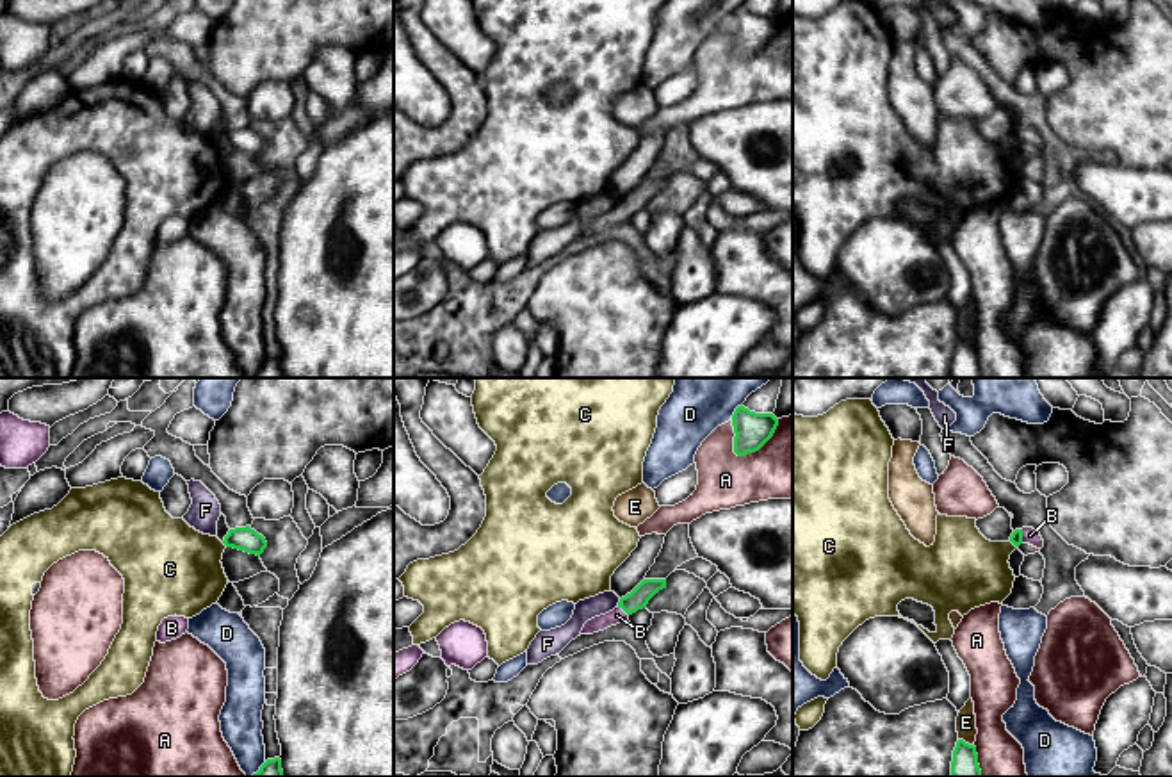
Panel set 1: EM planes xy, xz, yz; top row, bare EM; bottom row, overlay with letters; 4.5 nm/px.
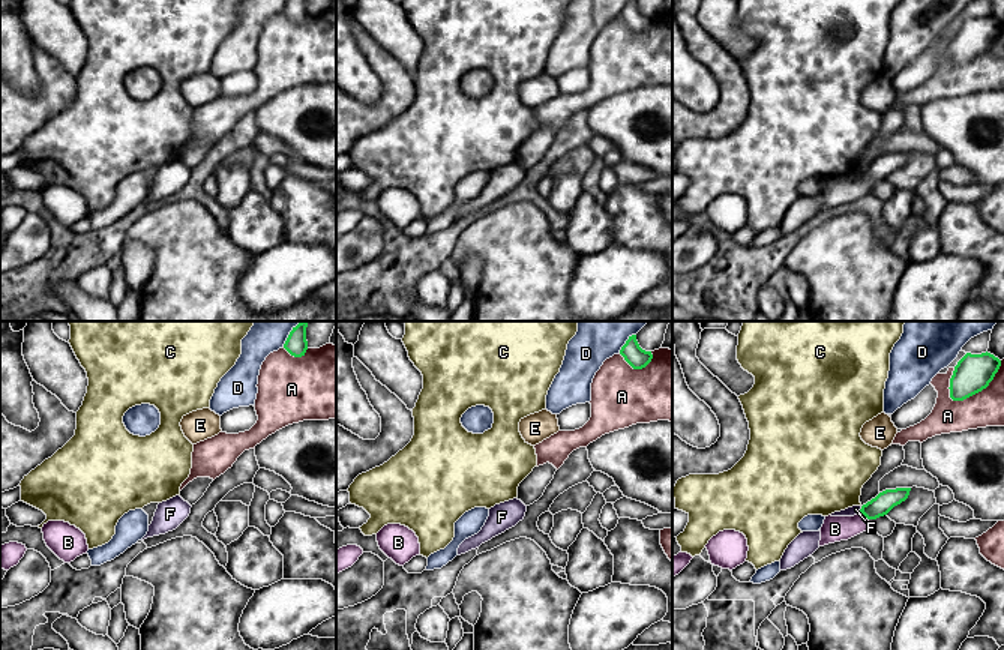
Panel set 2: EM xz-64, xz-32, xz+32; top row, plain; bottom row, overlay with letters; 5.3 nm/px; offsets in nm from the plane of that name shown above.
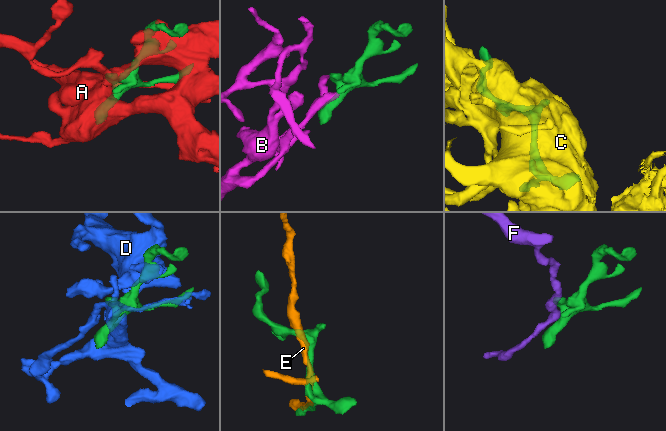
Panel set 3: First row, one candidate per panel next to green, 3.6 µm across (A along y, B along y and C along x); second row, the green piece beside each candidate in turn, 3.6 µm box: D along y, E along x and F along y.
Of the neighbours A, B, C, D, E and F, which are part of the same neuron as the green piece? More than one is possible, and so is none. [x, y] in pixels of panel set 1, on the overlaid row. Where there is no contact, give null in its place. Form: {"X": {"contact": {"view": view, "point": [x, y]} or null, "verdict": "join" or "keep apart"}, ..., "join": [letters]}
{"A": {"contact": {"view": "xz", "point": [759, 448]}, "verdict": "keep apart"}, "B": {"contact": {"view": "xz", "point": [624, 610]}, "verdict": "join"}, "C": {"contact": {"view": "xy", "point": [225, 544]}, "verdict": "keep apart"}, "D": {"contact": {"view": "xz", "point": [734, 412]}, "verdict": "keep apart"}, "E": {"contact": {"view": "yz", "point": [964, 742]}, "verdict": "keep apart"}, "F": {"contact": {"view": "xz", "point": [618, 603]}, "verdict": "keep apart"}, "join": ["B"]}

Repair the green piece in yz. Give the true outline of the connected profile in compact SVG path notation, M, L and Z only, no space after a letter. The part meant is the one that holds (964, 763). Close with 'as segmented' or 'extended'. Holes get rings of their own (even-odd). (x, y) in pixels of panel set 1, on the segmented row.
M964 740L956 741L956 747L953 750L953 761L951 761L951 775L953 777L981 777L974 745L969 745Z; as segmented

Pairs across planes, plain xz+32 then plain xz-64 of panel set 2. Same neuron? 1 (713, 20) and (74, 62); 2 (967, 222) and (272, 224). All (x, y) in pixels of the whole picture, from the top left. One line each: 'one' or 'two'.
1: one
2: two

